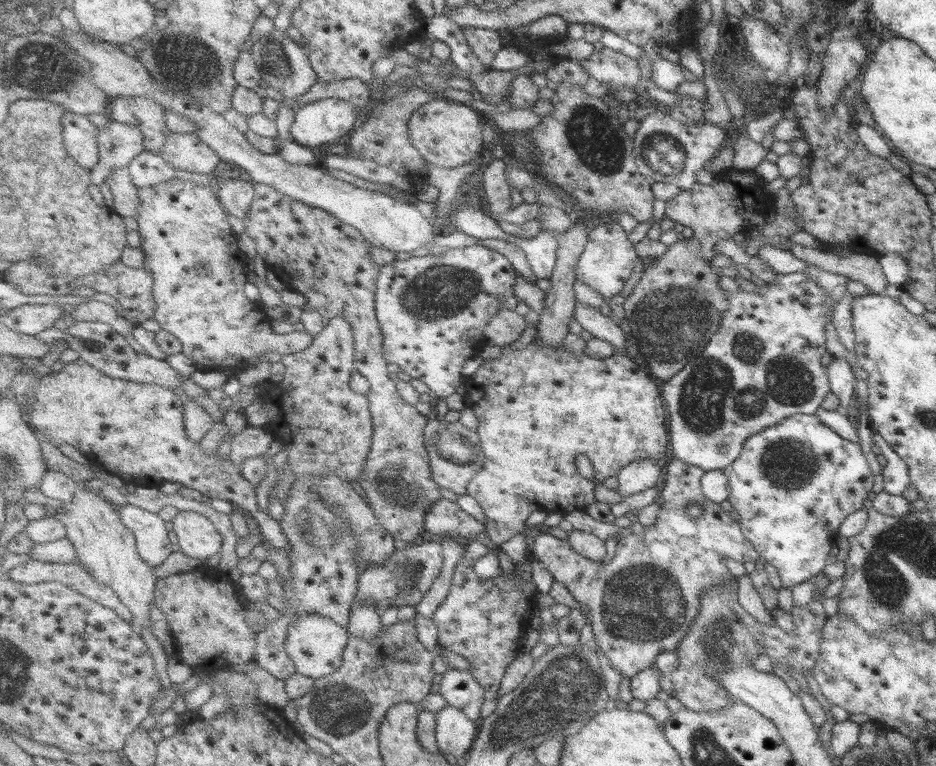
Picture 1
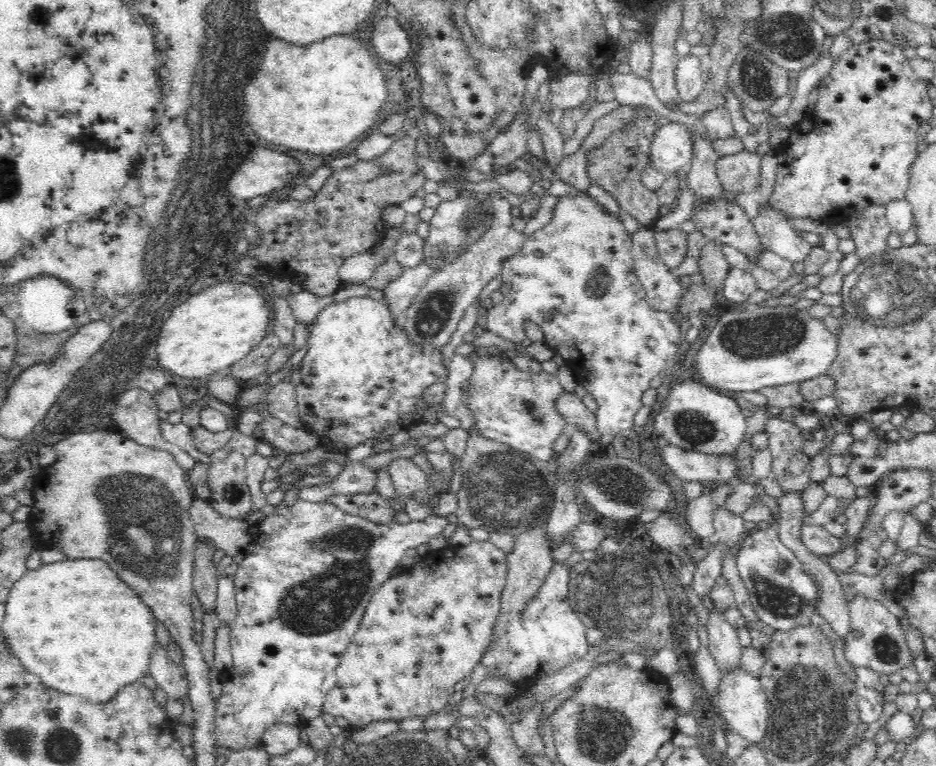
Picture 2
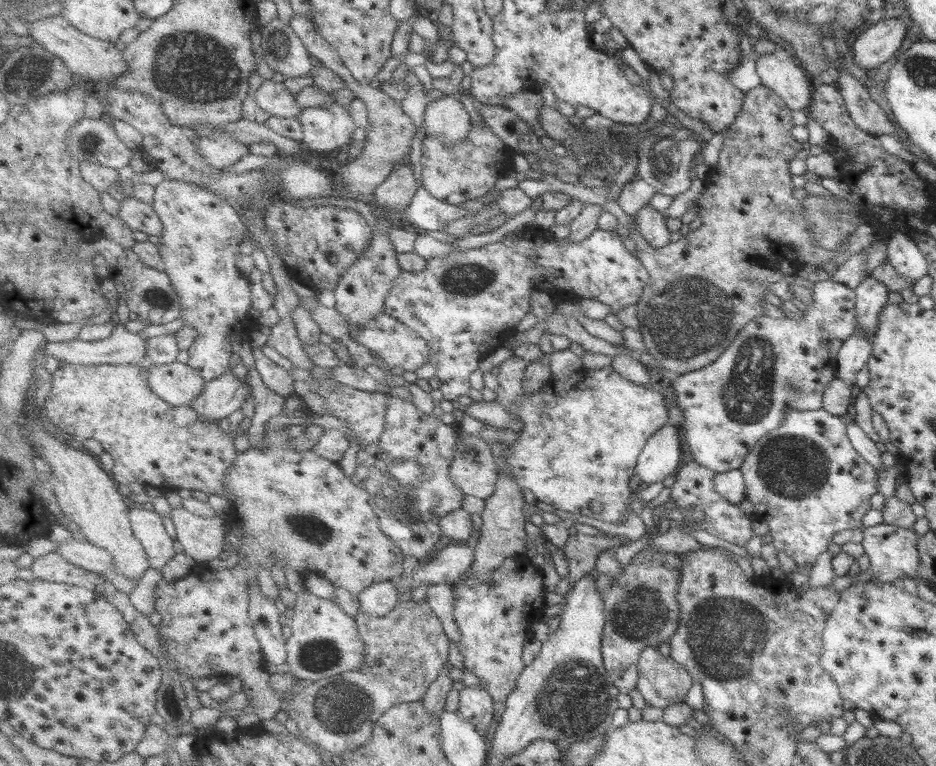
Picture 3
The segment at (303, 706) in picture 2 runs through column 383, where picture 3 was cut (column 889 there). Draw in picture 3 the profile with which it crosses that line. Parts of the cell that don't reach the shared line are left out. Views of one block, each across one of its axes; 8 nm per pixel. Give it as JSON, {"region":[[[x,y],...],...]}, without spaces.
{"region":[[[890,523],[870,524],[863,531],[862,546],[870,560],[872,570],[872,583],[877,586],[900,584],[902,578],[916,579],[920,568],[920,555],[918,555],[917,538],[919,535],[913,530]]]}

